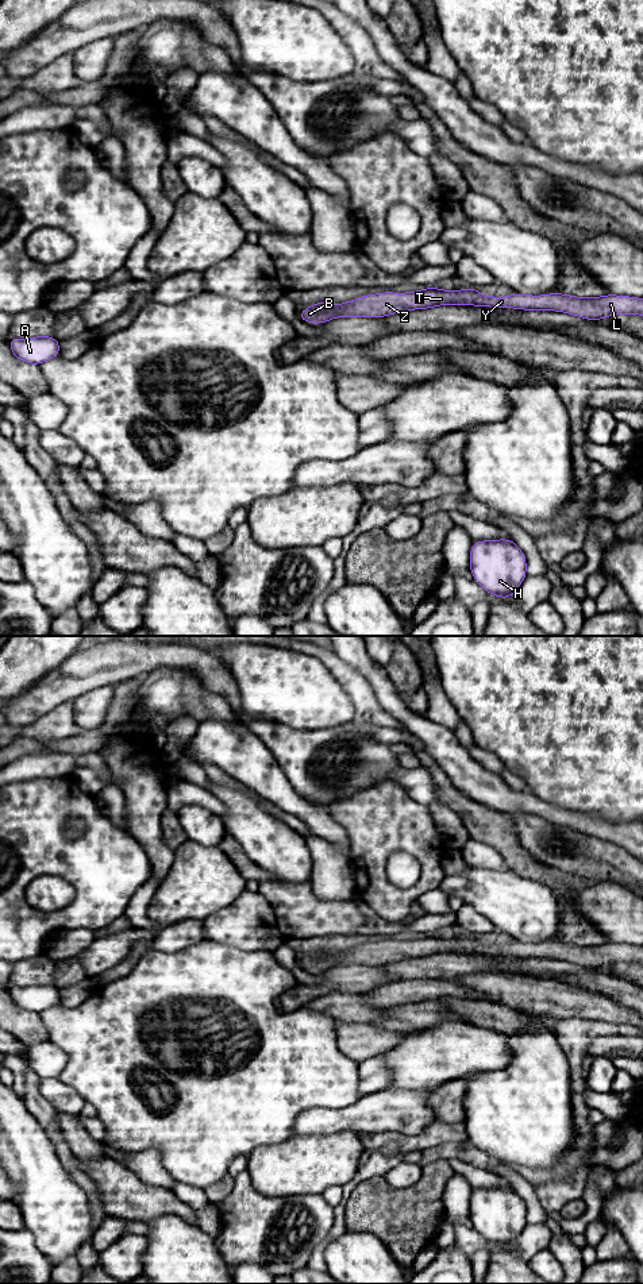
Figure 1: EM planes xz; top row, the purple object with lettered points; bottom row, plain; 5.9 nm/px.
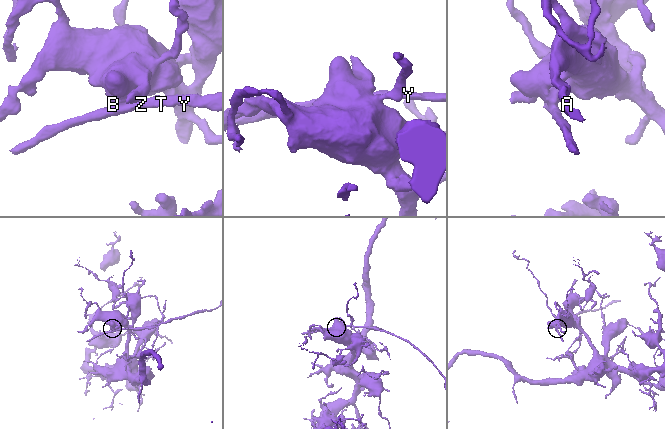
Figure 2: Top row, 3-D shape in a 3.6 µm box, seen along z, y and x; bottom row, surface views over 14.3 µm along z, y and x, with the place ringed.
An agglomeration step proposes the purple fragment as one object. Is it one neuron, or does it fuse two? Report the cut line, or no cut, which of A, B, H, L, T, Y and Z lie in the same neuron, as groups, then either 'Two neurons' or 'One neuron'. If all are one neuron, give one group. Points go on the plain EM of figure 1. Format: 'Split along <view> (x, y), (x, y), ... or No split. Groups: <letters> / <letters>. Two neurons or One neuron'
Split along xz (335, 953), (332, 966). Groups: A B H / L T Y Z. Two neurons

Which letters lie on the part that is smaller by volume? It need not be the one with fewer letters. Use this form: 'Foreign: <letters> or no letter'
Foreign: L, T, Y, Z

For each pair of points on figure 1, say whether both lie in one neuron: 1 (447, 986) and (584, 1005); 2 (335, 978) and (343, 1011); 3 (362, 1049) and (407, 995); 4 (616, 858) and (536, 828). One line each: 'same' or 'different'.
1: same
2: same
3: same
4: same

